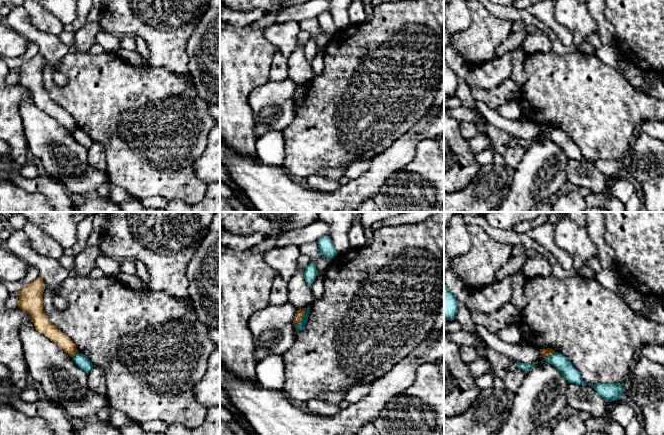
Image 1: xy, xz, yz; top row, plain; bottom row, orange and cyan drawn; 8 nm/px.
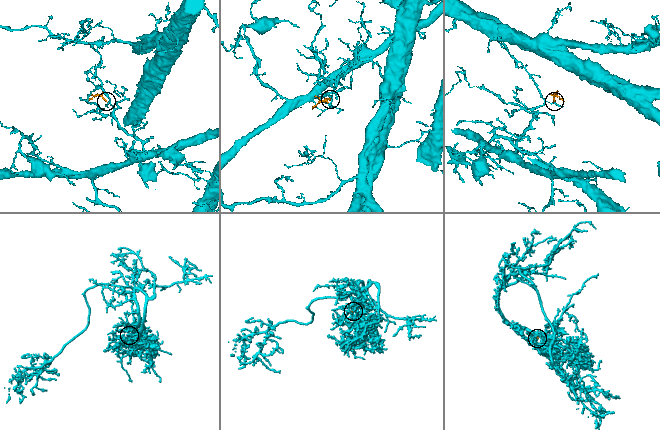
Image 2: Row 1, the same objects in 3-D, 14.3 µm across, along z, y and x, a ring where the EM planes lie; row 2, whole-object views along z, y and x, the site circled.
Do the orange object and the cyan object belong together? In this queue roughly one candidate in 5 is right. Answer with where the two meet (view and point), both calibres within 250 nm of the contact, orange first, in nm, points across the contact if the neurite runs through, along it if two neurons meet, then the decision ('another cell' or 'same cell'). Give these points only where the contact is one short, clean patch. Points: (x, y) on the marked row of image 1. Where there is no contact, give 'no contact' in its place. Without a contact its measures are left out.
meets orange in xz at (302, 317); 70 nm thick on the orange side, 70 nm on the other; border along xz (306, 308), (305, 315), (295, 328); another cell

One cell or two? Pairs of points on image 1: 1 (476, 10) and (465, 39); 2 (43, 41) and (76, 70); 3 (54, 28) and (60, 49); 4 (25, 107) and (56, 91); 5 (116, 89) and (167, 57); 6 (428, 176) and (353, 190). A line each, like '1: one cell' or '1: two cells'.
1: one cell
2: two cells
3: two cells
4: two cells
5: two cells
6: two cells

